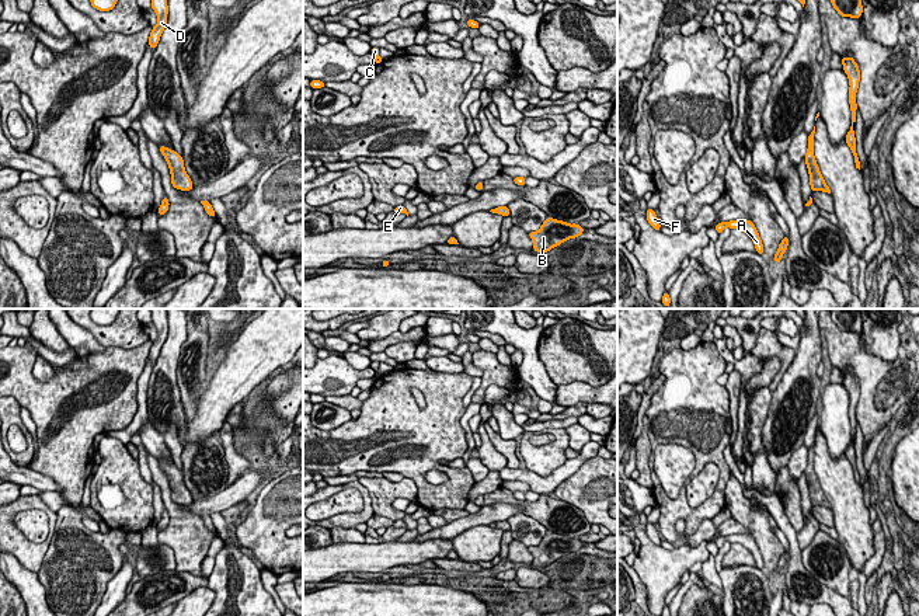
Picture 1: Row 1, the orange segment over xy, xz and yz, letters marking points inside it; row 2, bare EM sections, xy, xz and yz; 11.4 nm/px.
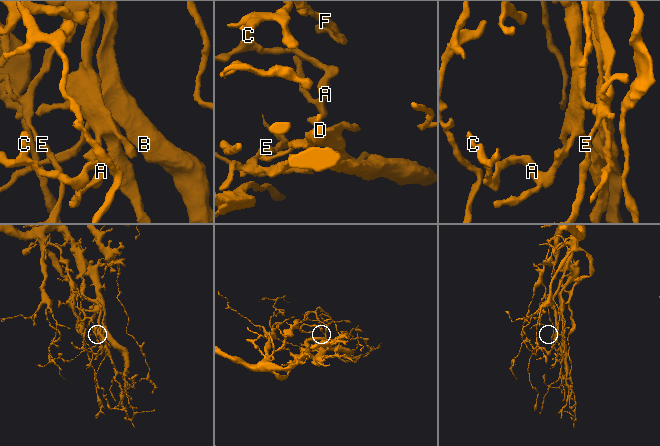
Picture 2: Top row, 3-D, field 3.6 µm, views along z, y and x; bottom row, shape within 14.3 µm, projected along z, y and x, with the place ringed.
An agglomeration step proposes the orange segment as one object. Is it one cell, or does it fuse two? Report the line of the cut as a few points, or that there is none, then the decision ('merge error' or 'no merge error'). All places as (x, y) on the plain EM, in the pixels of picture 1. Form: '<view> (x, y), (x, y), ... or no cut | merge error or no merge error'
no cut | no merge error

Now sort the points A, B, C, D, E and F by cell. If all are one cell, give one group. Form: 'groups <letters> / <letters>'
groups A B C D E F

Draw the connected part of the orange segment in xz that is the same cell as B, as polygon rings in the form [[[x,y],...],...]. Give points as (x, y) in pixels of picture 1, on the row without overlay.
[[[547,532],[537,546],[529,546],[529,551],[533,556],[533,563],[537,567],[547,567],[551,563],[560,560],[565,554],[579,551],[585,543],[578,537],[570,539],[564,535]]]

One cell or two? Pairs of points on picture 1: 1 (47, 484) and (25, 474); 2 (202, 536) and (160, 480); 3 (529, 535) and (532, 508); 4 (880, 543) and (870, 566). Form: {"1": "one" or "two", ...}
{"1": "one", "2": "one", "3": "two", "4": "one"}

